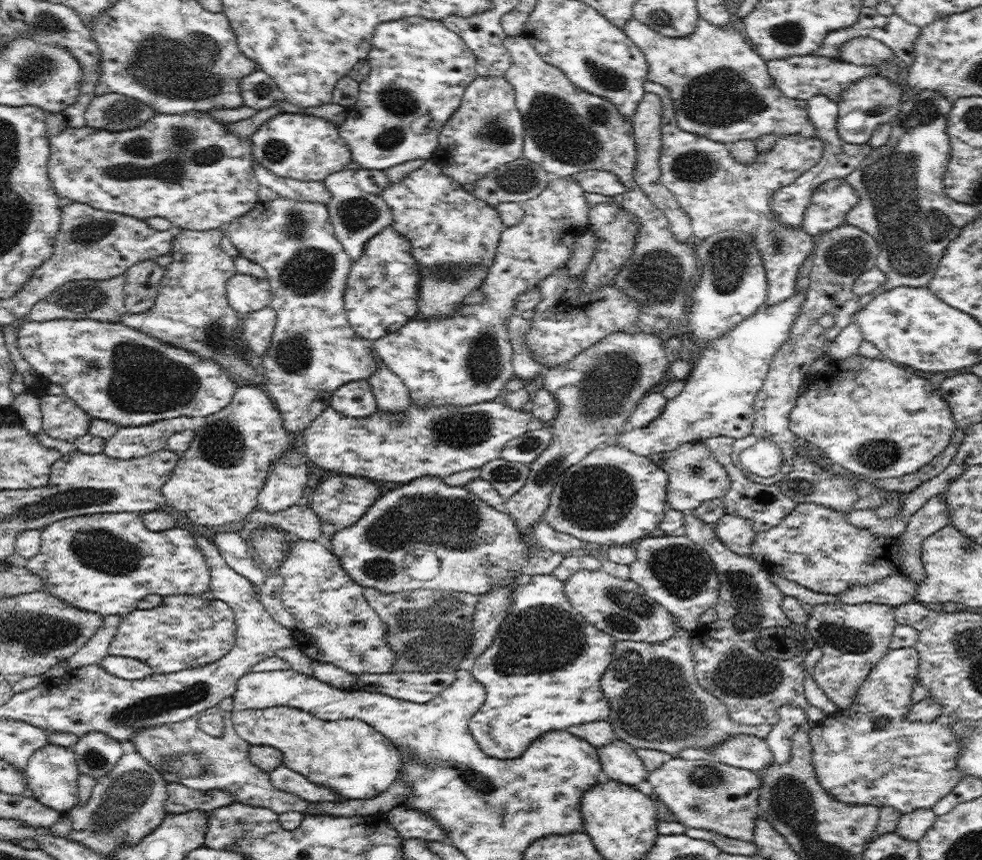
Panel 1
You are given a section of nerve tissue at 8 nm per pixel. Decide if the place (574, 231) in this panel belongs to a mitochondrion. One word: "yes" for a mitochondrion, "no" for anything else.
no

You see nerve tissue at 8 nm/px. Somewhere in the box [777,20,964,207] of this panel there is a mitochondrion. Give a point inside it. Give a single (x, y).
(925, 112)

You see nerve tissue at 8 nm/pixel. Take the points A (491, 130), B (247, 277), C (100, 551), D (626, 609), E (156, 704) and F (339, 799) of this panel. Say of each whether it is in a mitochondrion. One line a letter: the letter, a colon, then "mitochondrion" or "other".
A: mitochondrion
B: other
C: mitochondrion
D: mitochondrion
E: mitochondrion
F: other

